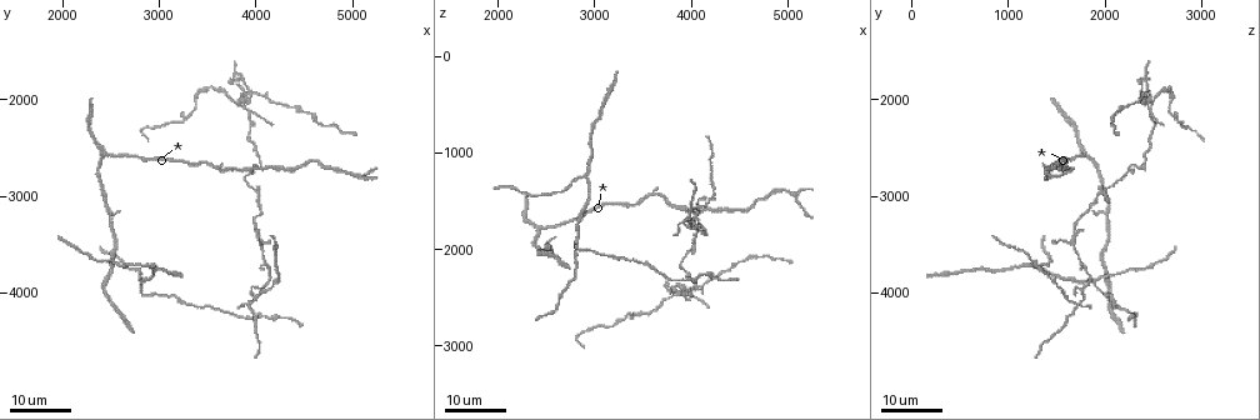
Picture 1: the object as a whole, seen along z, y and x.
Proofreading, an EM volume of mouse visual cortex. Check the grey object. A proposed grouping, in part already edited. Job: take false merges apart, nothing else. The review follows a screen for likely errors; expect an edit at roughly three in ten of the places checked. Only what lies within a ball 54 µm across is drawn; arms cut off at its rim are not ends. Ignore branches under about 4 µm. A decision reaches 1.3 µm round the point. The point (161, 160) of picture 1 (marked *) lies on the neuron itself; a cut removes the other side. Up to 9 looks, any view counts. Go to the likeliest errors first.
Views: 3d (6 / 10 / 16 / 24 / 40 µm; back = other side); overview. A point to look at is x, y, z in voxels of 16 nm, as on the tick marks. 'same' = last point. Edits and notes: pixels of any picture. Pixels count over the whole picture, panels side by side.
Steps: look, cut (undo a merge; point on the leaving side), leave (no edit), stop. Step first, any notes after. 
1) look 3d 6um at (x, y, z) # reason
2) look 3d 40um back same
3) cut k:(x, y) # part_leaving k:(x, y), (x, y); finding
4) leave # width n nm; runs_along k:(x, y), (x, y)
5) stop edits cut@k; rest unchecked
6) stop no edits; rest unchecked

look 3d 16um at (4020, 2980, 1940) # four-way junction

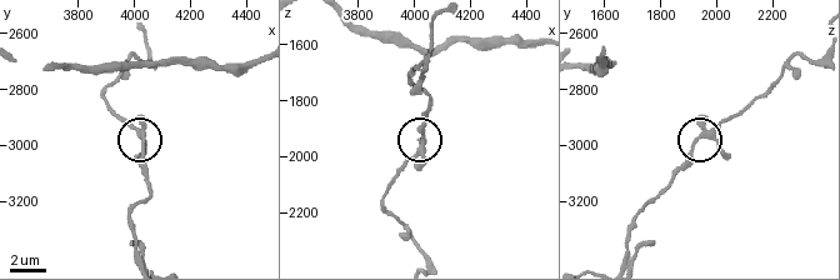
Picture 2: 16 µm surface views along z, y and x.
look 3d 10um at (4030, 2960, 1950) # closer look

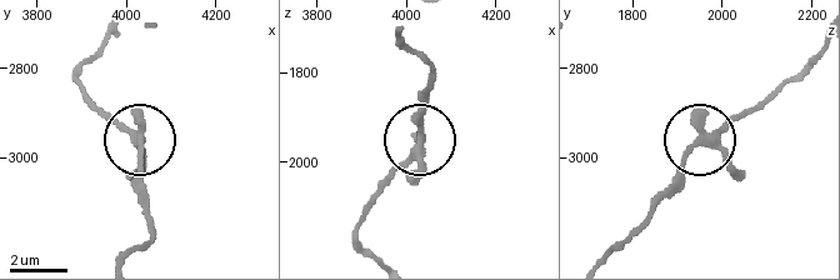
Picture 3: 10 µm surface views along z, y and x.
leave # width 270 nm; continuous, no second neuron

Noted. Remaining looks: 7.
look 3d 16um at (3940, 4100, 1700)

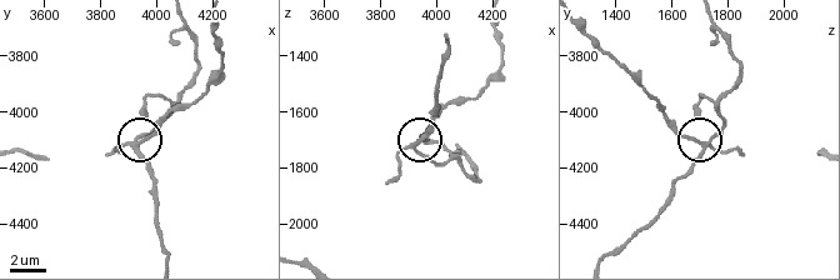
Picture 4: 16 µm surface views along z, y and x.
look 3d 10um at (3910, 4110, 1730)

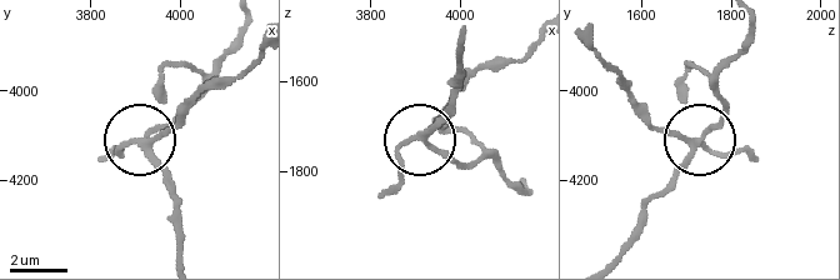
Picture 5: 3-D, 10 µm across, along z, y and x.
cut 5:(124, 153) # part_leaving 5:(146, 140), (196, 98), (233, 83), (259, 54); two neurons meet here

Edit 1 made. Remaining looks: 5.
look 3d 16um at (3900, 2100, 2480) # arms part here

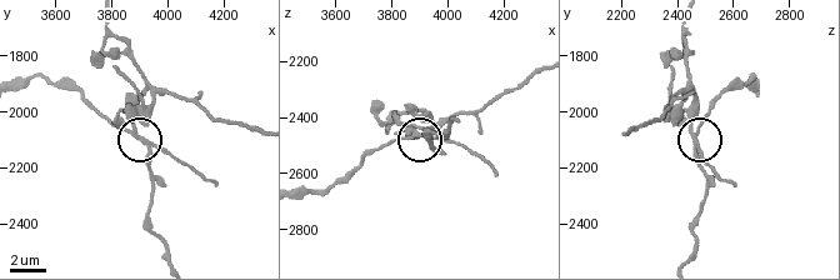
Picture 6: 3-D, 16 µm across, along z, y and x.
look 3d 6um at (3880, 2080, 2450) # zoom in

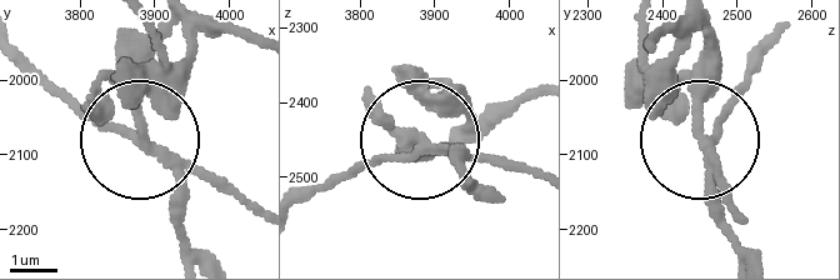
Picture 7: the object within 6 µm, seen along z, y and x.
cut 7:(379, 164) # side_arm 26 um; part_leaving 7:(438, 149), (310, 188); two neurons meet here

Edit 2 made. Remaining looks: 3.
look overview

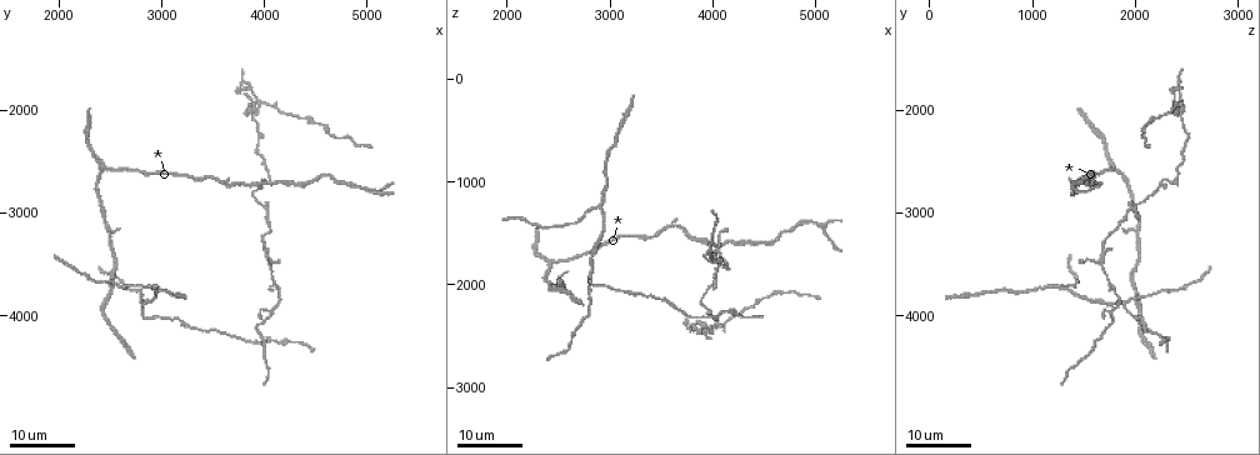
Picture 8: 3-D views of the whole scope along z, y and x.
look 3d 24um at (2880, 3720, 1240) # three arms meet

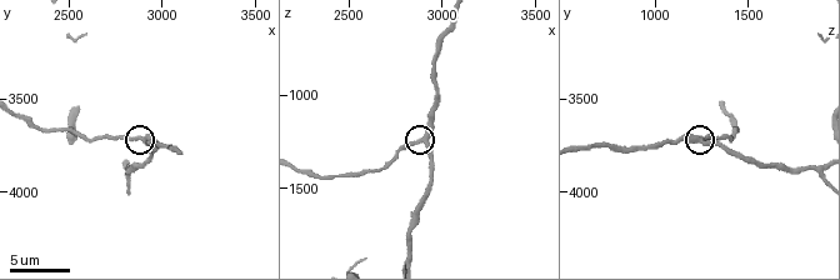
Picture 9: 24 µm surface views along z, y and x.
look 3d 10um at (2880, 3720, 1240)

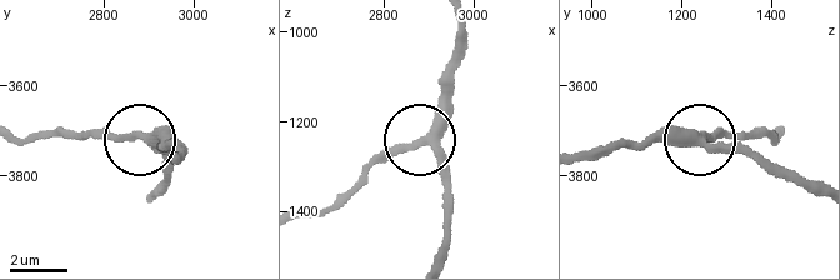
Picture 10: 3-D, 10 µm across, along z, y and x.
leave # arms 3; all the same neuron

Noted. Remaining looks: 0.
stop edits cut@5, cut@7; rest unchecked

